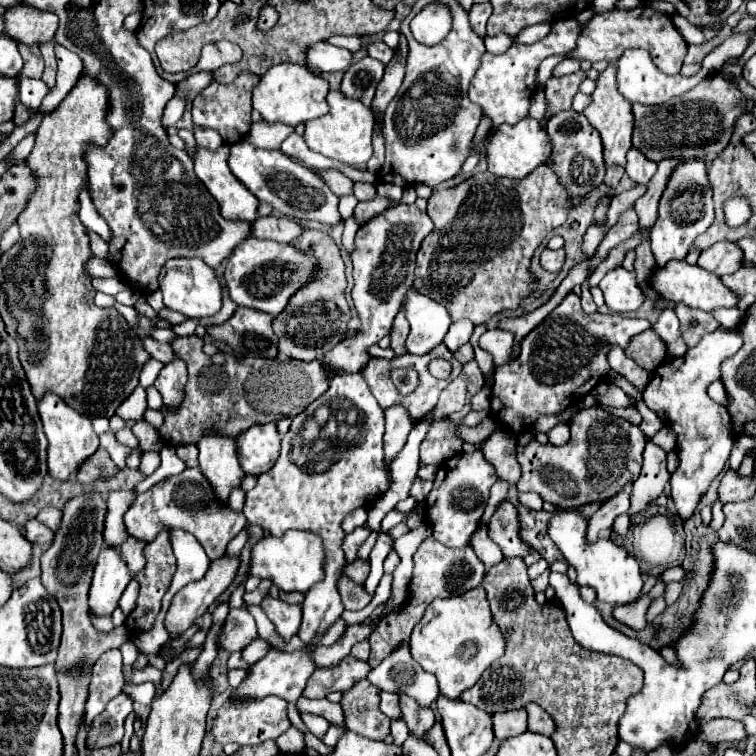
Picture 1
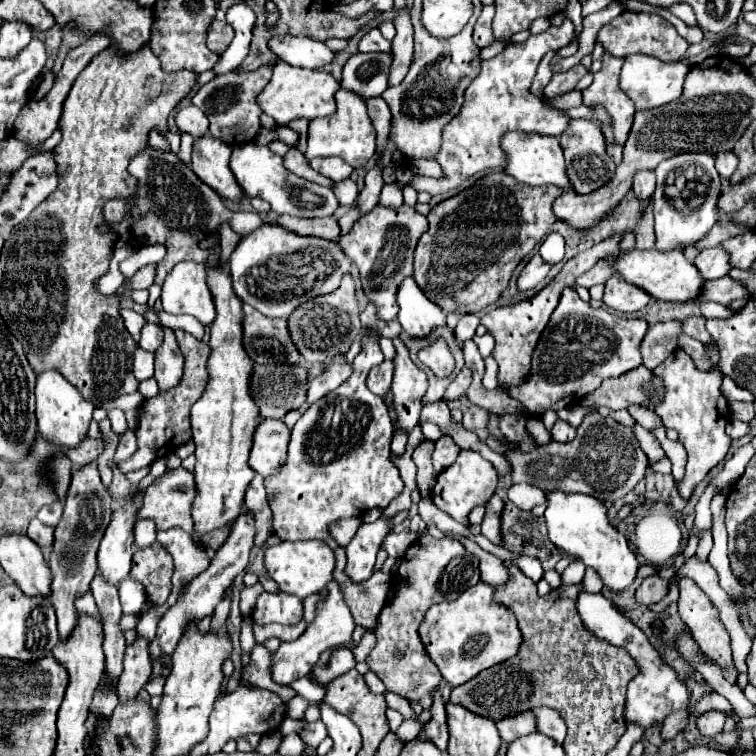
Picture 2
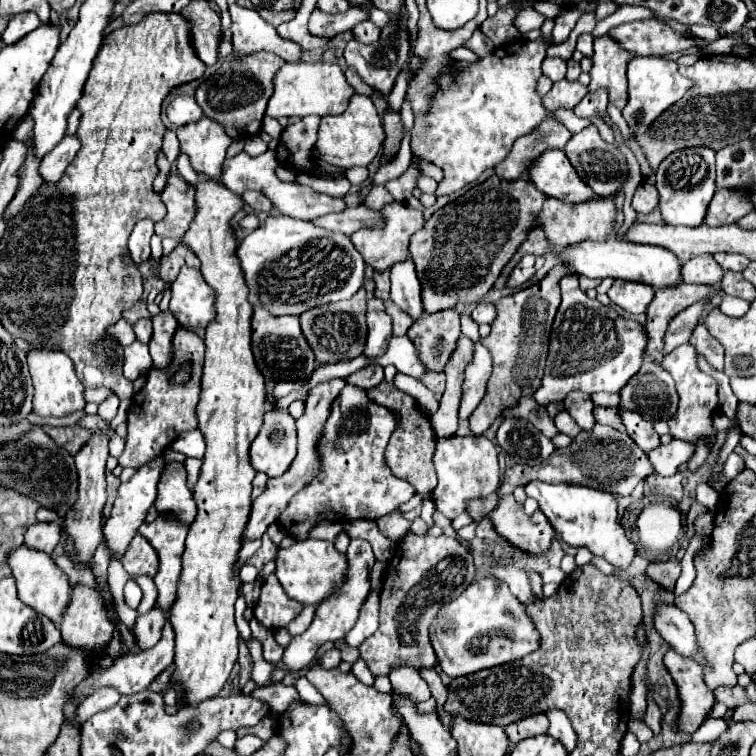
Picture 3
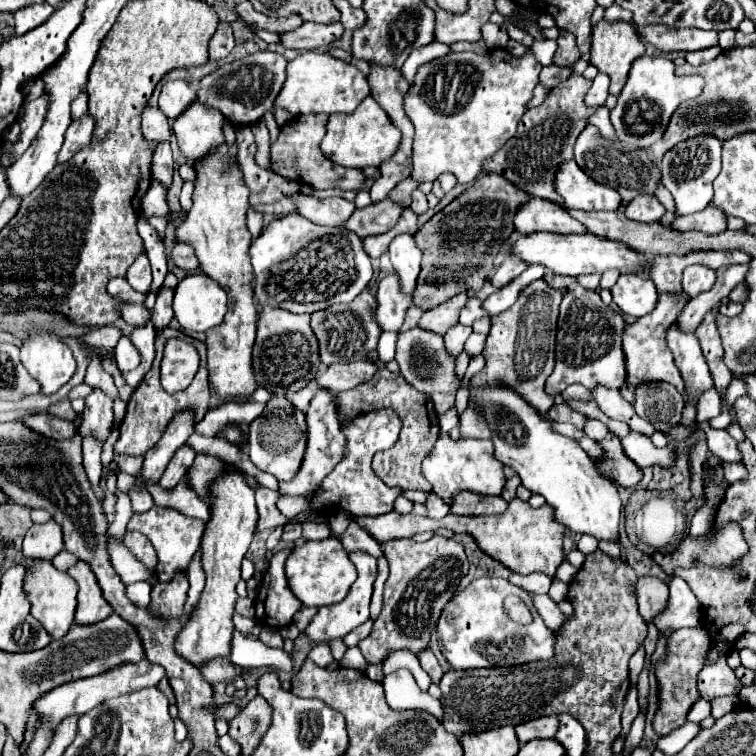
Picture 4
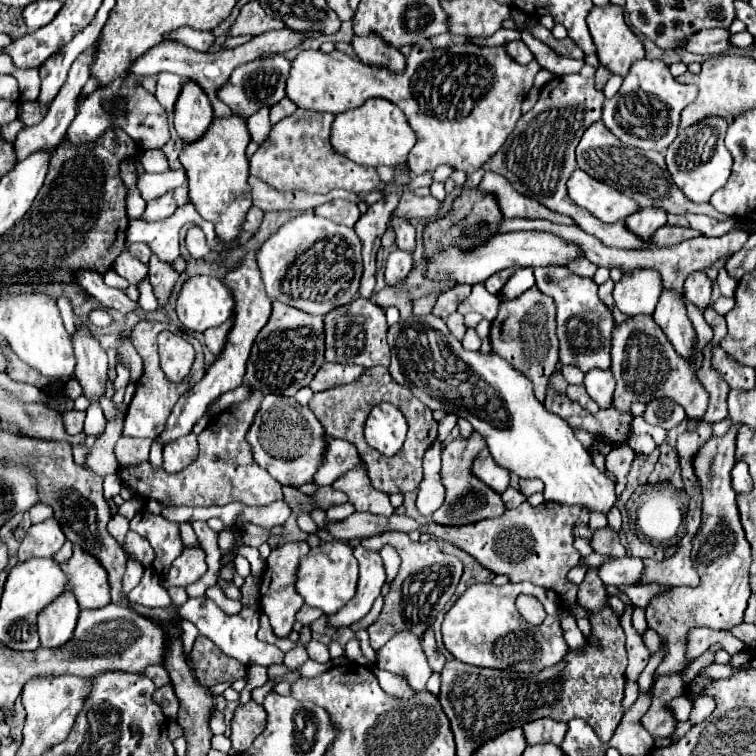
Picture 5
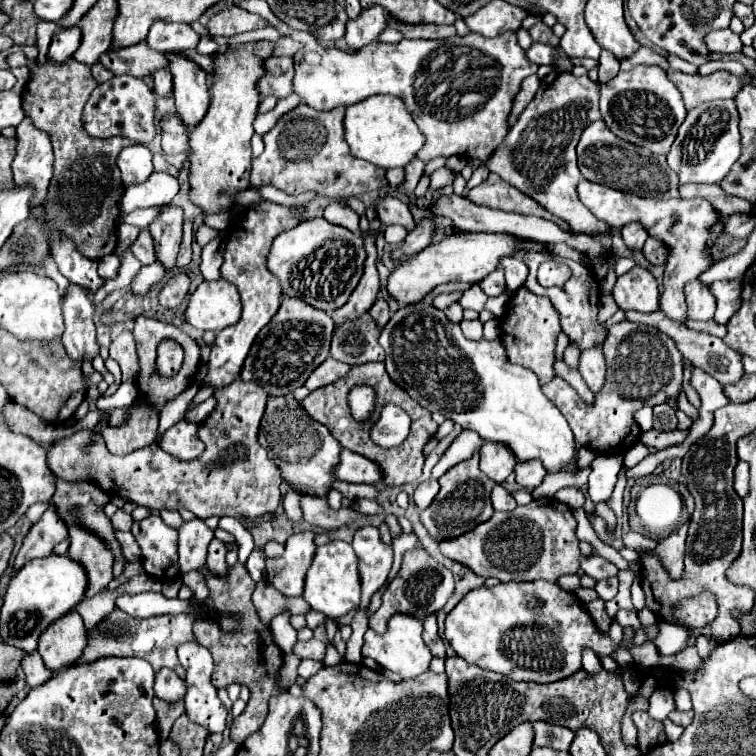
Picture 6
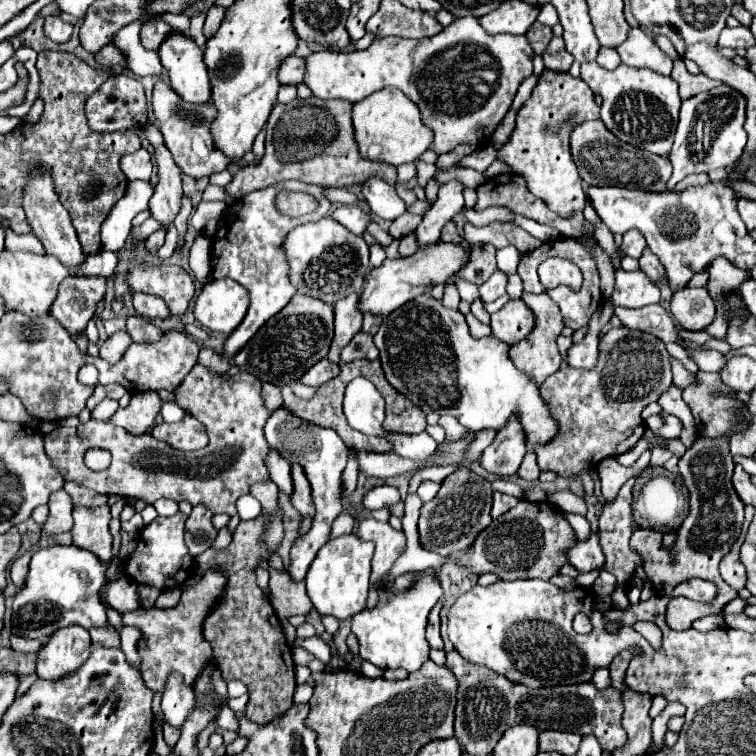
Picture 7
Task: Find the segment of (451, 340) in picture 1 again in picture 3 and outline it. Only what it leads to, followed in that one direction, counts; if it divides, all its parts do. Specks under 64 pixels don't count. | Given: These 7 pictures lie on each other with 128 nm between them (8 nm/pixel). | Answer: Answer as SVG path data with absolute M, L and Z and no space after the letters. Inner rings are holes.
M480 302L476 304L476 308L472 310L472 318L478 324L492 324L496 318L496 306L492 302Z

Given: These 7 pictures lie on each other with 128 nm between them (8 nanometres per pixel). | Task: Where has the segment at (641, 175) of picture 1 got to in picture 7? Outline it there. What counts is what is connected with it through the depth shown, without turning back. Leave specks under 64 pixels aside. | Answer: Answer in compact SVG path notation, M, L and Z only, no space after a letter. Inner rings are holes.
M632 230L632 232L626 232L626 234L624 234L624 240L622 240L622 244L620 244L622 256L640 258L644 248L646 248L646 240L644 240L644 236L640 236L640 232Z

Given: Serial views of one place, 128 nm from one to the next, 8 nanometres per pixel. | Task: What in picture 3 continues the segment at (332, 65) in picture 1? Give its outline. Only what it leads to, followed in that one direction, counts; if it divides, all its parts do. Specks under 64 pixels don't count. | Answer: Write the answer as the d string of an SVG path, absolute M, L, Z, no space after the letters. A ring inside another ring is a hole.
M228 4L228 12L232 16L232 42L238 58L258 50L276 52L286 62L296 62L300 58L300 46L296 42L278 38L276 28L264 22L256 10L246 10L238 4Z

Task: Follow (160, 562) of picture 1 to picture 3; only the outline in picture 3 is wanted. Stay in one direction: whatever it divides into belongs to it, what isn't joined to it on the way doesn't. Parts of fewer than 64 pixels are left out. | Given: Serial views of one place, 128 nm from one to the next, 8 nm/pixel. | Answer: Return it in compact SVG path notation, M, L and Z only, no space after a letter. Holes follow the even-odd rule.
M136 534L122 556L122 566L130 576L136 576L136 574L154 576L158 568L156 550L148 544L148 540L144 540L144 536Z

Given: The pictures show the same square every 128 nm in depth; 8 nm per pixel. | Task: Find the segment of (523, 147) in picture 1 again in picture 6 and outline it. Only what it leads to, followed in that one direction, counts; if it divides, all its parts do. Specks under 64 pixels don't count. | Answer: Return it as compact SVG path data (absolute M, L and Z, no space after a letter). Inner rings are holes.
M582 180L578 184L578 196L584 202L584 206L602 222L606 222L610 228L622 228L630 222L640 222L648 230L648 236L660 238L660 242L668 248L668 258L664 266L664 282L662 282L662 296L660 296L660 310L676 320L686 322L686 300L684 300L684 286L690 280L696 280L702 272L706 272L716 258L706 252L706 246L710 246L710 228L720 222L720 214L712 208L712 204L704 198L692 198L692 200L652 200L652 198L638 198L632 194L624 194L620 190L612 190L602 184L594 184L588 180Z

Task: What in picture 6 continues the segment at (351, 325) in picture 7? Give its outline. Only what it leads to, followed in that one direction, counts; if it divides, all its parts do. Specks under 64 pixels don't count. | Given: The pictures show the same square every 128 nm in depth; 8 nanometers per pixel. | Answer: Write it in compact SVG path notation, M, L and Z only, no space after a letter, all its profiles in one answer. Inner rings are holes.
M362 234L364 242L366 242L366 264L364 264L364 276L360 280L360 284L356 286L356 290L352 292L352 296L348 298L348 302L340 308L336 308L332 312L332 320L334 320L334 328L338 328L340 324L348 322L348 320L356 320L362 314L366 314L372 304L378 298L378 290L380 290L380 276L376 270L376 238L372 234Z

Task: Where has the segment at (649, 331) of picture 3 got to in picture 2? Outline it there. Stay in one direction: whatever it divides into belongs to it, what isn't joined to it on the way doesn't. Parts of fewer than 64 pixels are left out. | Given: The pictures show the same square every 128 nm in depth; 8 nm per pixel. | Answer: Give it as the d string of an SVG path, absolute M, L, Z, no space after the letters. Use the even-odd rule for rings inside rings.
M724 276L720 280L708 280L704 282L704 296L700 296L700 302L712 300L720 304L728 304L734 298L748 298L748 292L744 286L738 286L740 282L732 280L730 276Z

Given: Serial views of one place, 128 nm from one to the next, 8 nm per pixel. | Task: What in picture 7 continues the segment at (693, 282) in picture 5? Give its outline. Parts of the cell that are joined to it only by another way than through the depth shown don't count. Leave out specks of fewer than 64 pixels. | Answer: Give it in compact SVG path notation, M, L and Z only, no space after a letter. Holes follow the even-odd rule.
M682 288L672 294L670 312L684 330L704 330L712 324L716 310L706 288Z

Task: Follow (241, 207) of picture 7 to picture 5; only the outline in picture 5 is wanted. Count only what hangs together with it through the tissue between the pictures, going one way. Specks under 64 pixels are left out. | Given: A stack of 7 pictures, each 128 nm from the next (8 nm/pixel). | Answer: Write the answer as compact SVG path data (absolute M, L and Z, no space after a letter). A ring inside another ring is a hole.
M252 250L246 254L244 262L236 268L232 268L226 276L224 276L224 284L230 288L230 292L234 294L234 300L236 300L236 312L234 312L234 326L230 328L228 336L226 336L226 344L222 348L222 352L214 358L214 362L208 366L204 378L200 382L194 384L194 388L190 388L184 396L180 396L180 400L176 402L168 422L166 422L166 428L164 432L160 434L162 438L162 444L168 444L170 440L178 438L178 436L184 436L188 432L192 432L192 426L194 422L206 414L208 406L212 404L212 400L216 400L220 394L228 392L228 390L234 390L238 386L242 386L242 380L244 380L244 372L246 372L246 360L248 360L248 354L250 354L250 348L252 348L252 342L256 338L256 334L266 326L268 318L270 318L270 312L272 312L272 298L266 296L266 290L264 290L264 282L262 282L262 276L260 276L260 268L256 264L256 254L258 250Z

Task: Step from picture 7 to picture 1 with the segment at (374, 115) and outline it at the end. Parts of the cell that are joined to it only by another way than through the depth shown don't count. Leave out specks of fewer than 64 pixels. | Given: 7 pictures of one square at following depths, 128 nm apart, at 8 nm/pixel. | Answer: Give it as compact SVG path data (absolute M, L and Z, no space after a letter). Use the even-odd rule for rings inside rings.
M334 90L328 94L328 104L330 104L330 112L326 116L306 122L304 140L306 140L308 148L324 154L328 158L350 164L350 166L364 166L372 156L374 118L372 118L370 108L360 104L360 100L346 98L340 90Z

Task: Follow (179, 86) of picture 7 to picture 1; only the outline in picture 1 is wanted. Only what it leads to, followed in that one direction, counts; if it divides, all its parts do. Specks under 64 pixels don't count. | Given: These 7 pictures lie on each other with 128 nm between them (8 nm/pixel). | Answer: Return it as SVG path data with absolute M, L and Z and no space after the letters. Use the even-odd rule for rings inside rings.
M228 146L210 152L206 148L194 154L194 172L204 182L208 192L218 200L220 212L230 220L254 220L258 200L228 172Z

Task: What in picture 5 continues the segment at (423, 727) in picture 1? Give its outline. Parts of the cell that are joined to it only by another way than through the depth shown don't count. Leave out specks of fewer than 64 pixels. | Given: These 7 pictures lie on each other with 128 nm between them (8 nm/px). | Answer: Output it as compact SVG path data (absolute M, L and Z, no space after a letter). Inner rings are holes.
M384 532L384 534L372 536L372 538L363 539L362 544L374 552L380 551L386 544L392 544L402 558L400 572L392 580L390 592L384 596L384 608L382 608L378 620L368 628L372 648L374 650L382 648L386 644L386 640L400 630L410 630L420 636L428 626L434 624L438 612L446 606L446 602L456 592L456 586L462 576L462 562L454 556L440 552L438 544L434 540L420 544L420 542L412 542L408 538L408 534L402 534L402 532Z

